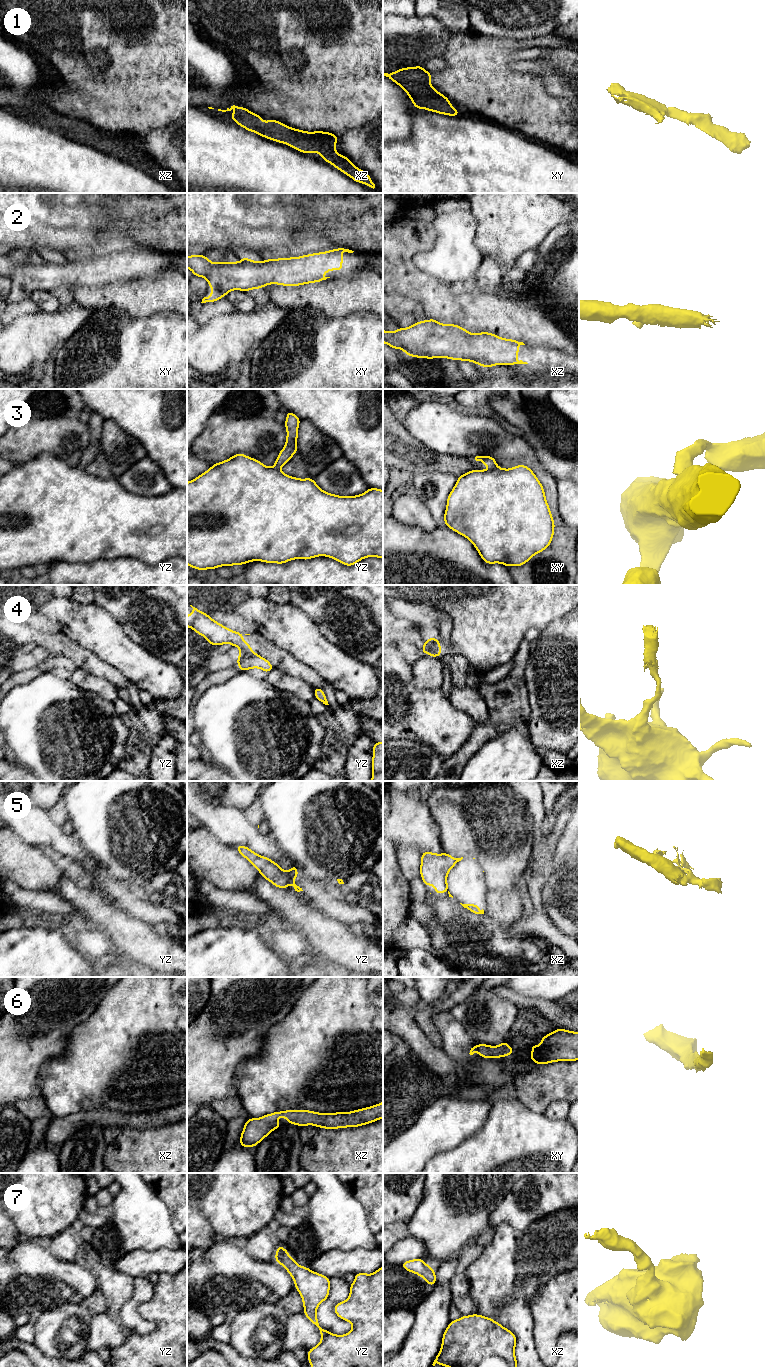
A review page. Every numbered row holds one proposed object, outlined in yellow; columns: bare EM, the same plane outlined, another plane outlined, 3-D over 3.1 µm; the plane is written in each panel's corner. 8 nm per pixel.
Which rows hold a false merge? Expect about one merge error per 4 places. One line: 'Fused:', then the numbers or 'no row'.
Fused: 3, 4, 5

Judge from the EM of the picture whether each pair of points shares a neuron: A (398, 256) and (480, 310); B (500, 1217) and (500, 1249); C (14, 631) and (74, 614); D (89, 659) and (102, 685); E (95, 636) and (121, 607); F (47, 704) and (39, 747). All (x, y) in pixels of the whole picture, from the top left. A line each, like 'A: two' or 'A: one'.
A: one
B: two
C: two
D: two
E: two
F: one

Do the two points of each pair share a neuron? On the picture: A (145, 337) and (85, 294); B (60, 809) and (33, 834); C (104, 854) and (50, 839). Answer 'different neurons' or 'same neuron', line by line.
A: different neurons
B: different neurons
C: different neurons

